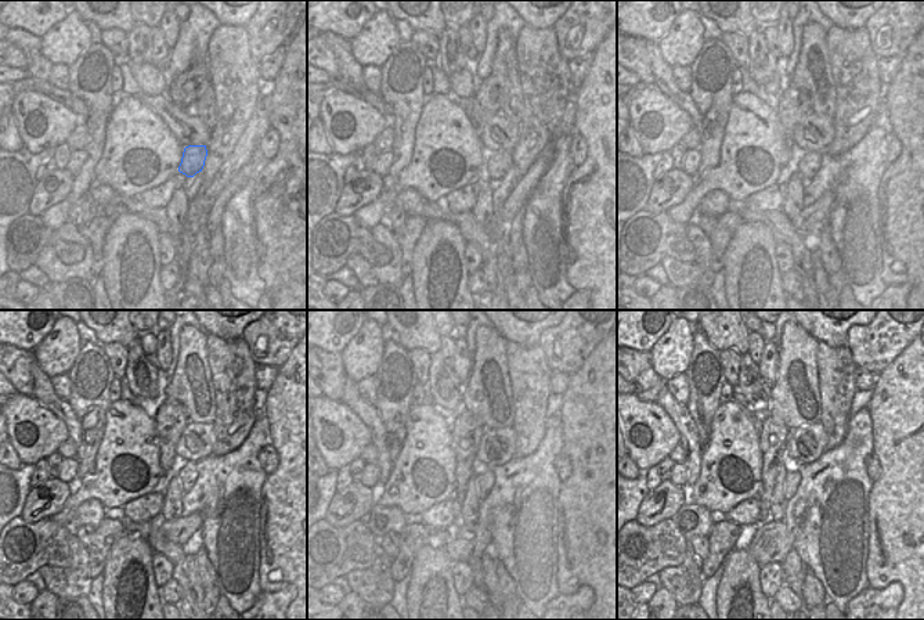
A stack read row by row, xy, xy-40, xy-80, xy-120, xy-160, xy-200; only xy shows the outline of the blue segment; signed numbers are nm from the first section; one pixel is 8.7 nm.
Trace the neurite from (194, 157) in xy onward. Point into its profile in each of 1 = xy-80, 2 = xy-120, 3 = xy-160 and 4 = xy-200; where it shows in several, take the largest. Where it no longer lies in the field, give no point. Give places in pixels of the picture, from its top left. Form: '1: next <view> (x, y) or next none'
1: next xy-80 (808, 163)
2: next xy-120 (187, 469)
3: next xy-160 (484, 482)
4: next xy-200 (793, 479)

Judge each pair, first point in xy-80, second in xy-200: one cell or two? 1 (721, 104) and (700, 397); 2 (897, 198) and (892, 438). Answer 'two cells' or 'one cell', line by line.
1: one cell
2: one cell

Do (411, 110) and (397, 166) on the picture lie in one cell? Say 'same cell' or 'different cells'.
same cell

